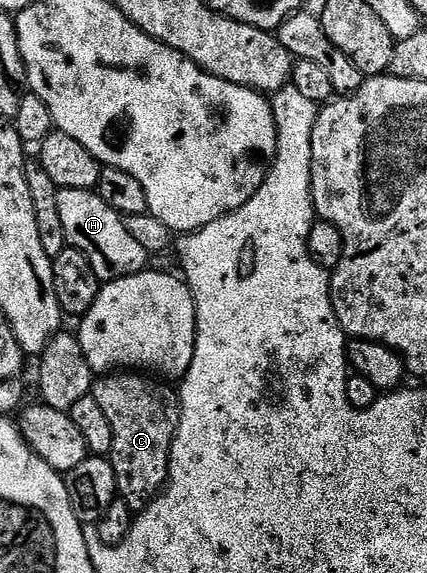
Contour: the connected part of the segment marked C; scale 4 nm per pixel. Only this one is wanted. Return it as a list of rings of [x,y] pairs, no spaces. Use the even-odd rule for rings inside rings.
[[[116,372],[101,378],[93,385],[91,397],[110,420],[110,461],[116,473],[116,488],[119,497],[139,512],[163,491],[168,481],[168,453],[180,424],[180,399],[177,391],[168,387],[171,385],[140,372]]]

